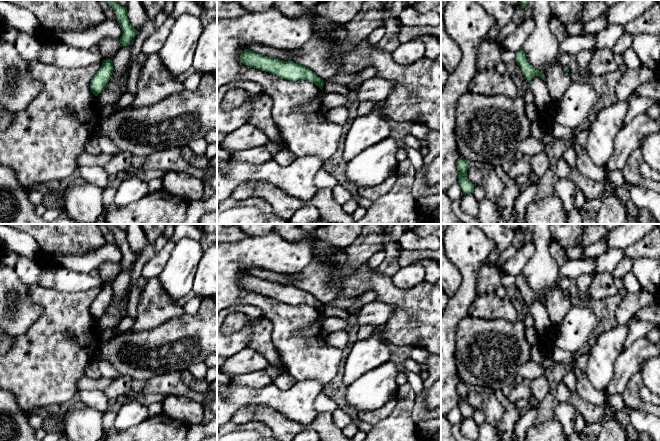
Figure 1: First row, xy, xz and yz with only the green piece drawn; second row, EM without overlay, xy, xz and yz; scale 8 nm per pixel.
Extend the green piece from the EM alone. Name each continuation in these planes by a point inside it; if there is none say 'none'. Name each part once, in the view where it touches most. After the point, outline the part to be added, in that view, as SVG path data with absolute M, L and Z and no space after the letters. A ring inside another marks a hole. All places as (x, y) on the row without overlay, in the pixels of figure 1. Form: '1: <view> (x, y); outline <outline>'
none

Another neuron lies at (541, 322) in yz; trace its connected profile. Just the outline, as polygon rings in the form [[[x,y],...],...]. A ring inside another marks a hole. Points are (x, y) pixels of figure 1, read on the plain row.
[[[535,300],[528,308],[532,315],[533,327],[539,335],[543,334],[548,328],[552,326],[546,307],[539,300]]]

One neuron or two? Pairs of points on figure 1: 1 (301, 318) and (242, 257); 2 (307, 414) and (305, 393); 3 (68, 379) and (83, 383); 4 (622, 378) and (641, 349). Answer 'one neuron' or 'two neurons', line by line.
1: one neuron
2: one neuron
3: two neurons
4: one neuron

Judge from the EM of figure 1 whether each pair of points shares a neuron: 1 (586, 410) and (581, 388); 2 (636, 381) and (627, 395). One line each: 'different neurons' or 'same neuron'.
1: different neurons
2: same neuron

